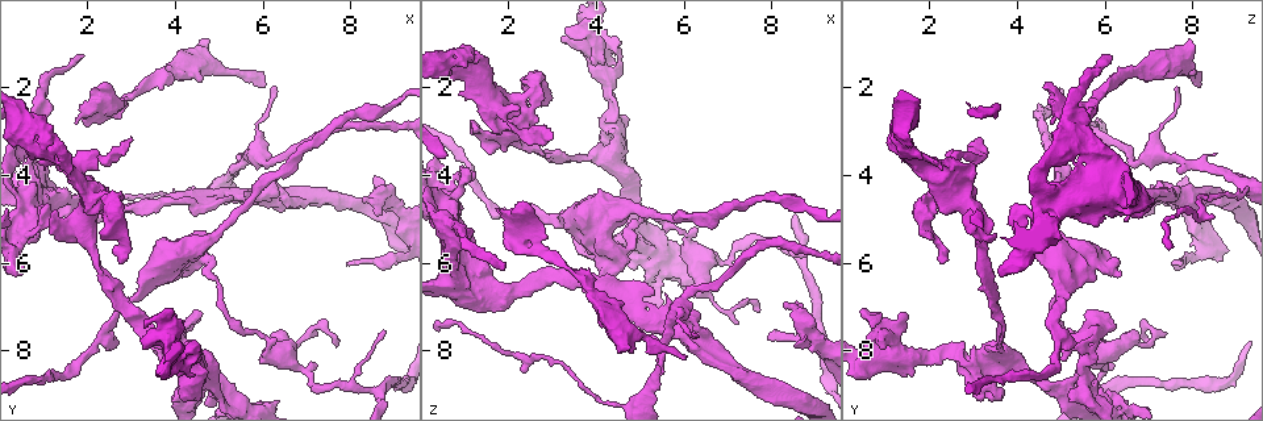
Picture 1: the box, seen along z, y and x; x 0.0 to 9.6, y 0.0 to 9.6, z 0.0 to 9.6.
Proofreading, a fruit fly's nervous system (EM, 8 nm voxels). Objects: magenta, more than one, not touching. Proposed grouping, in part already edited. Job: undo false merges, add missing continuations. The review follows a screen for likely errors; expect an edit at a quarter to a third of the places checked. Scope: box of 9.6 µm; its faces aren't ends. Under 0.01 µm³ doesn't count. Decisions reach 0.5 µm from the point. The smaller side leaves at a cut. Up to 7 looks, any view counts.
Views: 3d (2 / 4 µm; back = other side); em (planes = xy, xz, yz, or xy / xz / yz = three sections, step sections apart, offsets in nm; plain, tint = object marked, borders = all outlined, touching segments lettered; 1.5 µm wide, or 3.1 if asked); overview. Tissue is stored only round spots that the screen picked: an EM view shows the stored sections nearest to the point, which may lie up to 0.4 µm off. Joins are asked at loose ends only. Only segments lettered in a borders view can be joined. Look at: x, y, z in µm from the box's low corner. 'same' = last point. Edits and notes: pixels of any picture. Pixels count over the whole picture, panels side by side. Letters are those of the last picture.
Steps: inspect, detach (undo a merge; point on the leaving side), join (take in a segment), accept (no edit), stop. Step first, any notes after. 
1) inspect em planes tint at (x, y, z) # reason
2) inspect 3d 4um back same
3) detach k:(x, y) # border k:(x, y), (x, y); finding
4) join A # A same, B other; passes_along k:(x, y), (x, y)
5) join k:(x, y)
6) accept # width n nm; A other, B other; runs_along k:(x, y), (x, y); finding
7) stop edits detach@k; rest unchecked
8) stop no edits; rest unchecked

inspect 3d 2um at (2.35, 1.90, 4.60) # free end

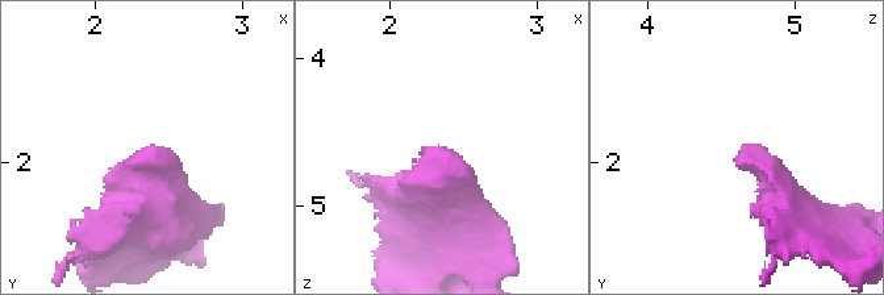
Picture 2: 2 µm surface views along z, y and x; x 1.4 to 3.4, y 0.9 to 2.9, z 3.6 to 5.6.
inspect em xz step 8 borders at (2.26, 1.92, 4.62) # shape alone is not enough

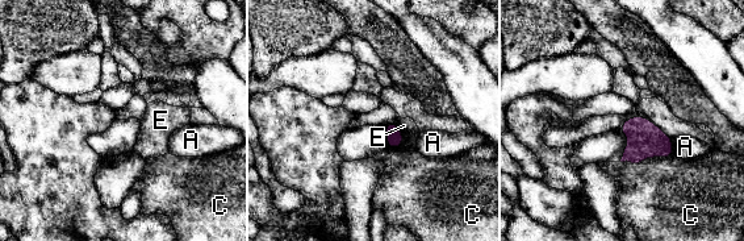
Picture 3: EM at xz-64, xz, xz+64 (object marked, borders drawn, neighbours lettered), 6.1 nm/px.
inspect em planes borders same

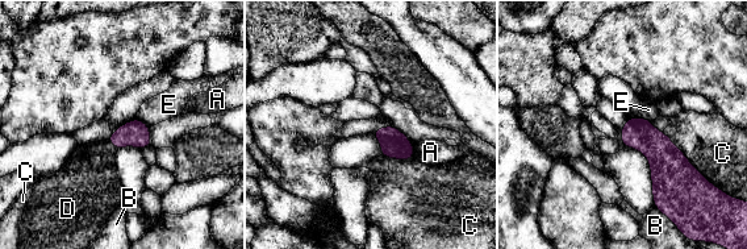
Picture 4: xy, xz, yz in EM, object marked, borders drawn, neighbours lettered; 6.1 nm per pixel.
join D # A other, B other, C other, D same, E other; passes_along 4:(136, 133), (112, 142), (90, 177); the neuron continues

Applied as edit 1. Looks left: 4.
inspect overview # redraw

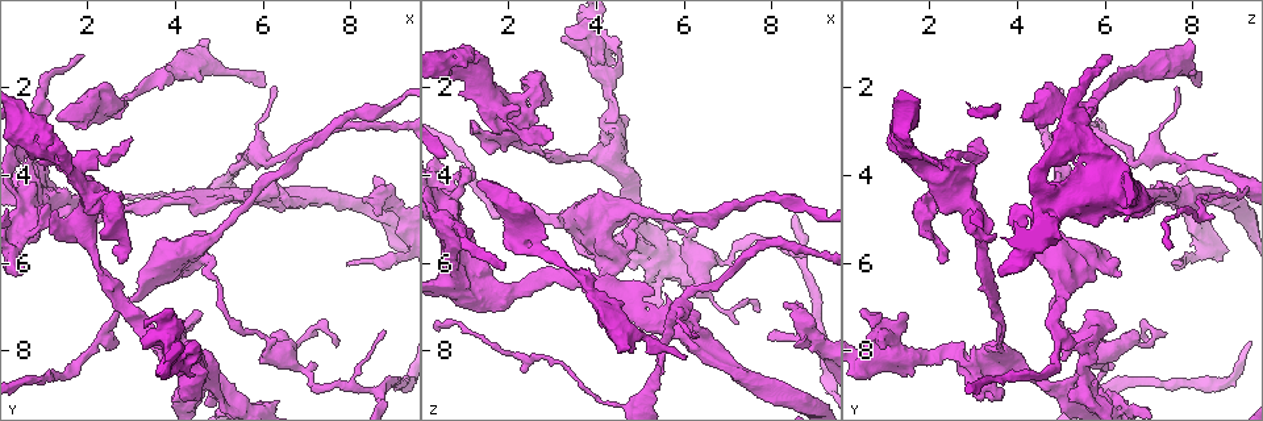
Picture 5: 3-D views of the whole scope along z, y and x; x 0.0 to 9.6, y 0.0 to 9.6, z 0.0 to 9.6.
inspect em yz step 8 tint at (5.15, 1.65, 7.80) # thick turns thin

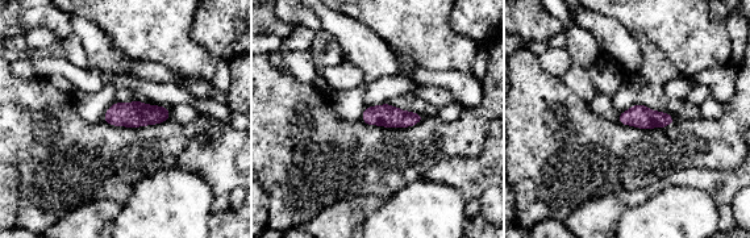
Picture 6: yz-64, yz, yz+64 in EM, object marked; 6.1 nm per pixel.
inspect em yz step 8 borders same # see the neighbours

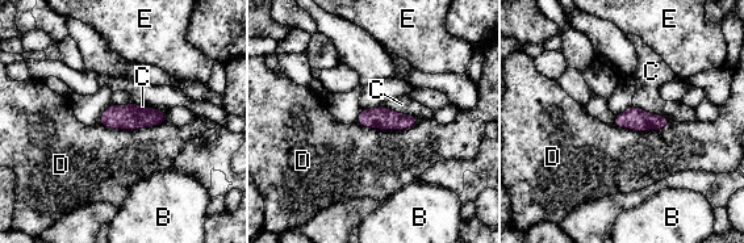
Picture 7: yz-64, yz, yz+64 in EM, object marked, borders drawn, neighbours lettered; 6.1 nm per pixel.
accept # longest_contact D 420 nm; B other, C other, D other, E other; border 7:(166, 121), (133, 129), (99, 122); continuous, no second neuron

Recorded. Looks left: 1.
stop edits join@4; rest unchecked

